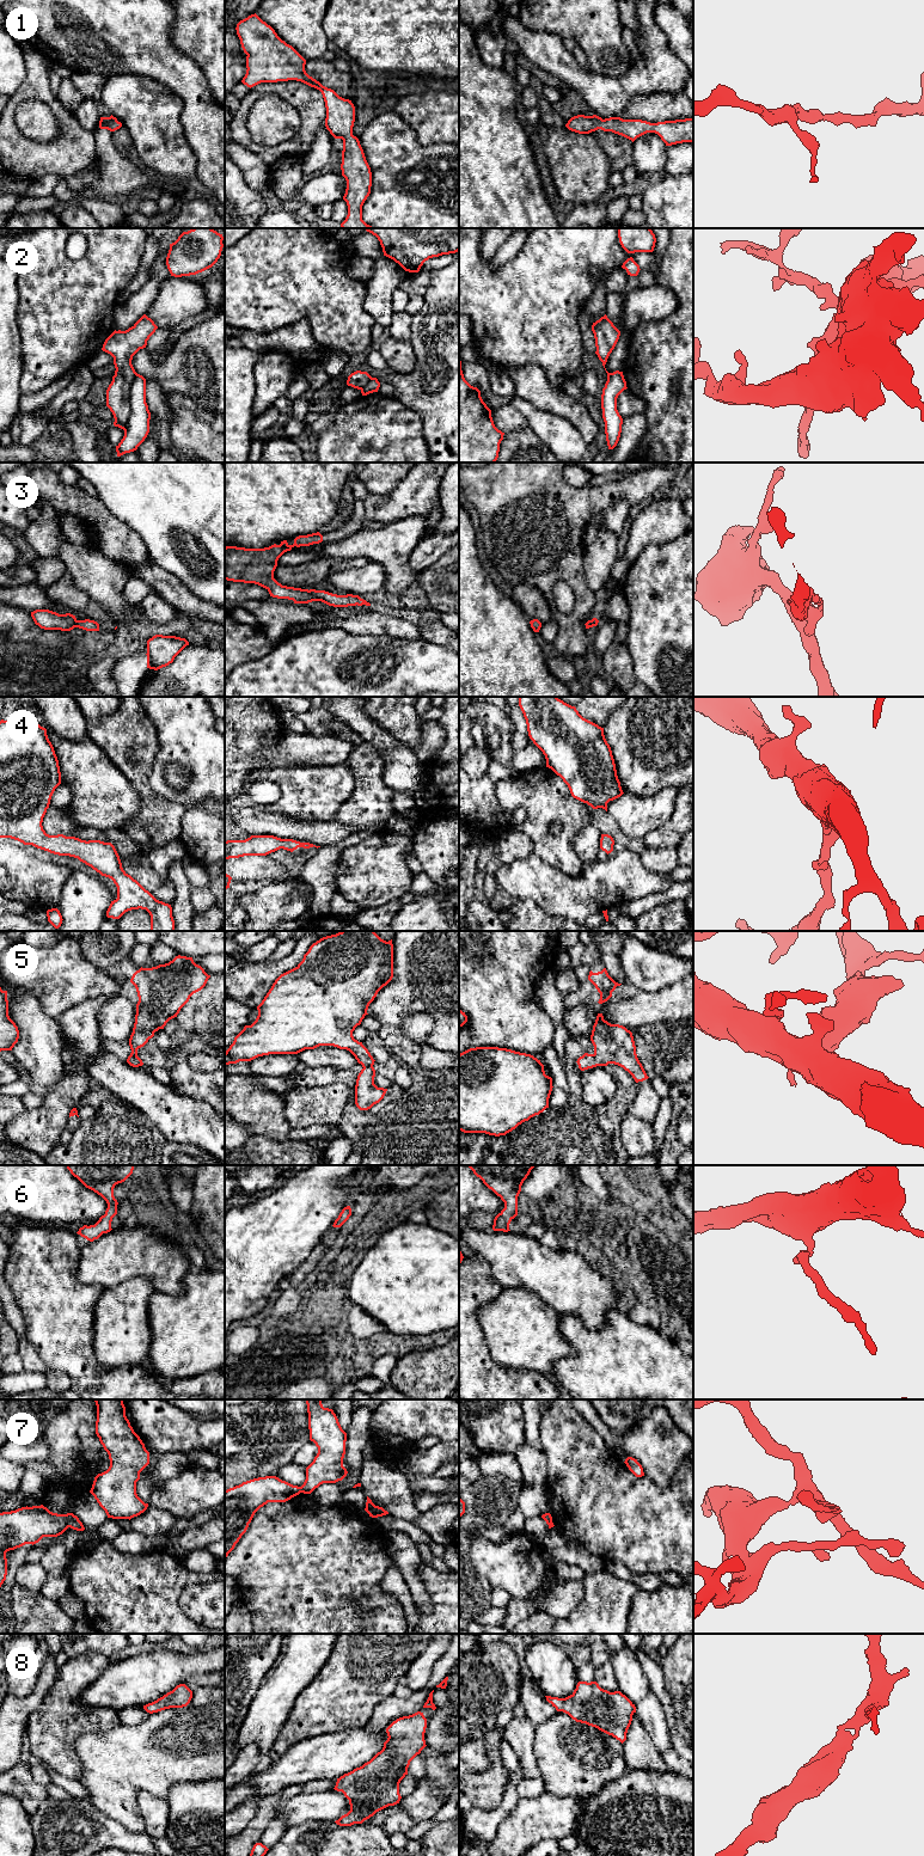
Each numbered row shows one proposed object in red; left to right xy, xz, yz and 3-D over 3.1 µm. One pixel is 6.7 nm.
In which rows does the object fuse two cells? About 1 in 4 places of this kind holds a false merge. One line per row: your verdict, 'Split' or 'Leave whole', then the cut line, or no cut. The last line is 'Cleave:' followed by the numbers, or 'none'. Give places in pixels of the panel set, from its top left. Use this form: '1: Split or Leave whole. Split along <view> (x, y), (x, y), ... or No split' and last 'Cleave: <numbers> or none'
1: Leave whole. No split
2: Split. Split along xy (136, 373), (129, 392), (129, 418), (123, 429)
3: Split. Split along xz (308, 590), (314, 600)
4: Leave whole. No split
5: Leave whole. No split
6: Leave whole. No split
7: Split. Split along xy (63, 1514), (68, 1526)
8: Leave whole. No split
Cleave: 2, 3, 7

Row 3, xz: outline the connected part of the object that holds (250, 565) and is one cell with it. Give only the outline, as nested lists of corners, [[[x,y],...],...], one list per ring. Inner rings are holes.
[[[317,532],[296,537],[293,545],[283,540],[280,545],[274,544],[264,549],[226,546],[225,580],[258,584],[265,588],[270,596],[293,600],[294,604],[312,602],[314,600],[308,589],[282,586],[274,578],[274,571],[284,552],[294,546],[310,546],[322,541],[323,535]]]

